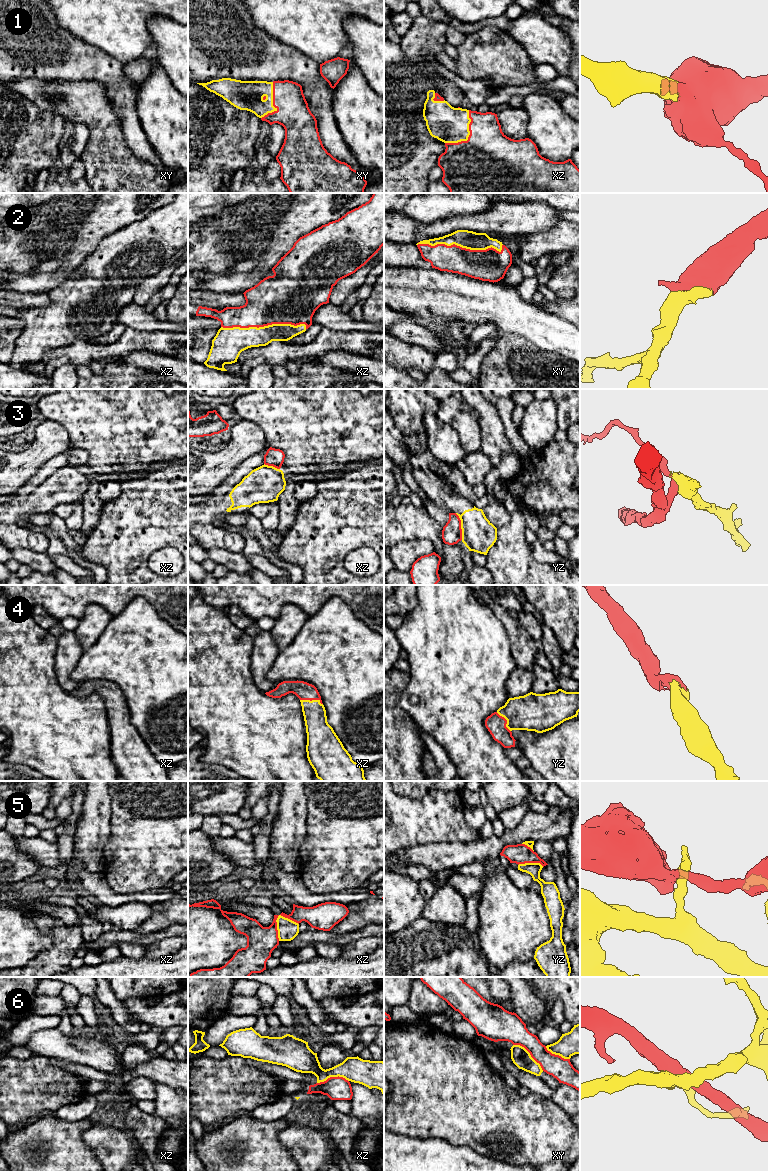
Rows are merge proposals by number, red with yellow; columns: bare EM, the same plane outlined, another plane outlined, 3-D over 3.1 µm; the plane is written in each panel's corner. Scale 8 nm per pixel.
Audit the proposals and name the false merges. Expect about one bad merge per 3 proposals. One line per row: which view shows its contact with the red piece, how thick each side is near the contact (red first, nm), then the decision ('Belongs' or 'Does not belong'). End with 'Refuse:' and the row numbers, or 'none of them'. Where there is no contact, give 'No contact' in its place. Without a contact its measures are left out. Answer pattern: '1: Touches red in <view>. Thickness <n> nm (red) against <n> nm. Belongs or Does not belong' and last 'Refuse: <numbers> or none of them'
1: Touches red in xz. Thickness 480 nm (red) against 280 nm. Belongs
2: Touches red in xy. Thickness 240 nm (red) against 150 nm. Belongs
3: Touches red in yz. Thickness 160 nm (red) against 280 nm. Does not belong
4: Touches red in xz. Thickness 140 nm (red) against 200 nm. Belongs
5: Touches red in xz. Thickness 240 nm (red) against 160 nm. Does not belong
6: Touches red in xy. Thickness 200 nm (red) against 150 nm. Does not belong
Refuse: 3, 5, 6

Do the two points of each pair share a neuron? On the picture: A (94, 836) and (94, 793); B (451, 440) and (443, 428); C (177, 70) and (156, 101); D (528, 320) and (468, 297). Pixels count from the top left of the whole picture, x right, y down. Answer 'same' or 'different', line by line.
A: same
B: same
C: different
D: same

